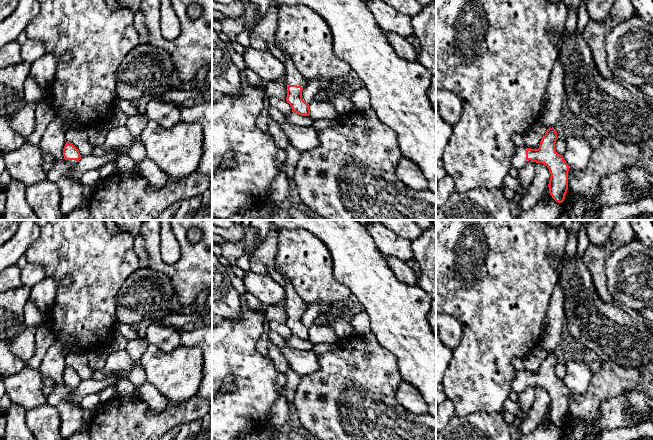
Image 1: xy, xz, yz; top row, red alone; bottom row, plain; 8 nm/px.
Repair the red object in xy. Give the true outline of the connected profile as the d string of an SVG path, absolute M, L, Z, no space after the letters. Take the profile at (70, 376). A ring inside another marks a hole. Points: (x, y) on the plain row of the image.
M66 366L63 373L63 380L67 387L71 389L76 389L81 383L81 379L78 373L71 367Z

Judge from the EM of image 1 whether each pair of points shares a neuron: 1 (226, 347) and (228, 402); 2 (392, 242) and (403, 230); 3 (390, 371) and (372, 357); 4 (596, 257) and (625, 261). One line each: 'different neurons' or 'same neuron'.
1: same neuron
2: different neurons
3: same neuron
4: different neurons

